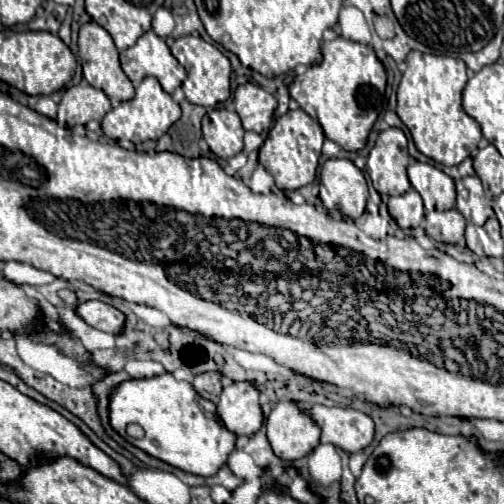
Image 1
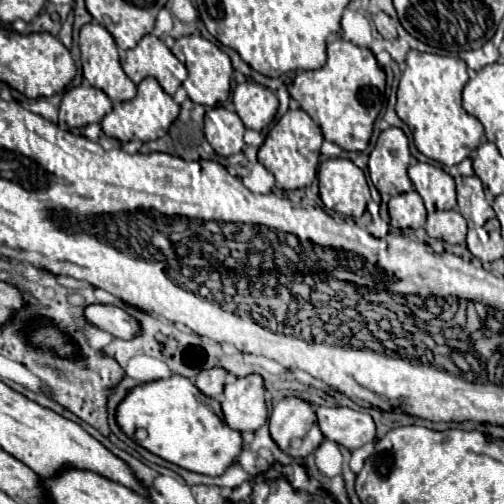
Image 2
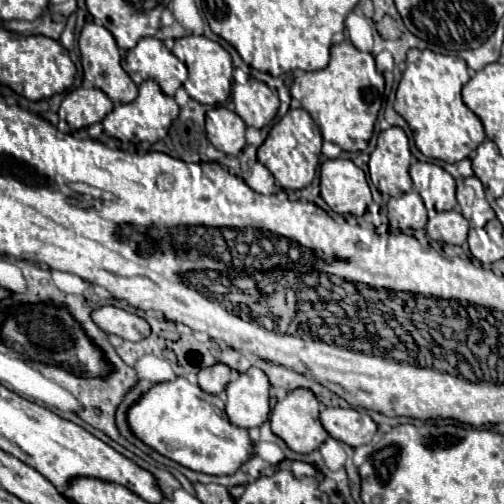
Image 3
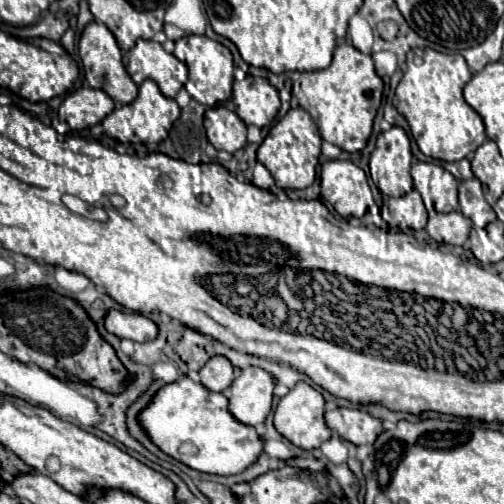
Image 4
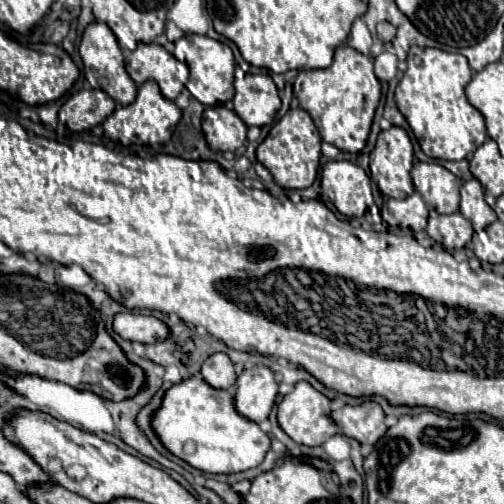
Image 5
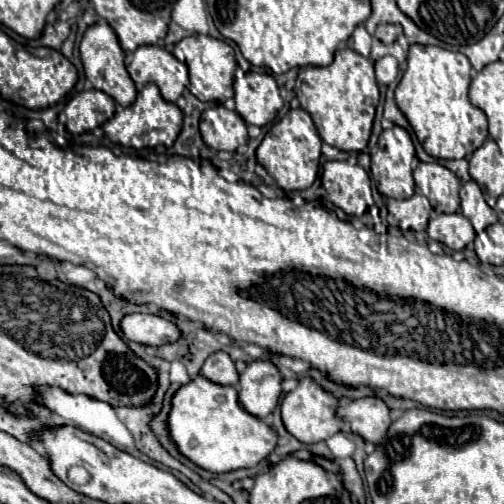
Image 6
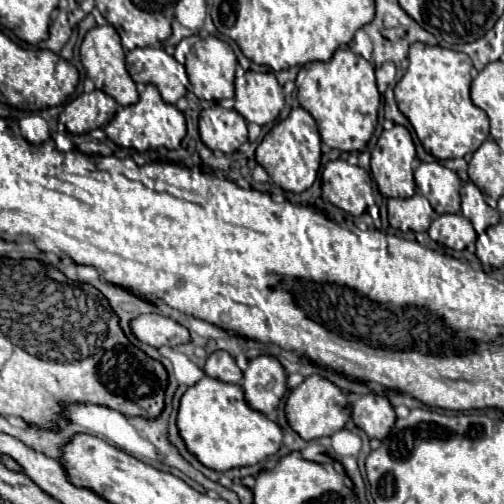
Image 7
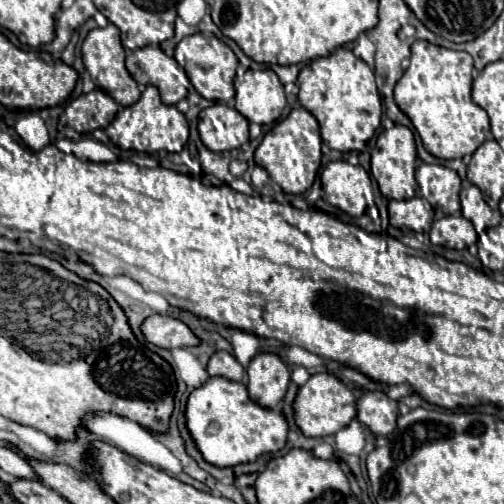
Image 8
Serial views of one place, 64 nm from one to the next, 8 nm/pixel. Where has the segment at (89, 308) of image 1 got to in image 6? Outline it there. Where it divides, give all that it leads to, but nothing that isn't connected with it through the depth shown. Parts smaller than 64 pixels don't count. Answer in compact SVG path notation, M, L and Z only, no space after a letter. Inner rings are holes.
M128 314L122 318L122 330L128 340L154 348L176 342L182 336L174 322L158 314Z

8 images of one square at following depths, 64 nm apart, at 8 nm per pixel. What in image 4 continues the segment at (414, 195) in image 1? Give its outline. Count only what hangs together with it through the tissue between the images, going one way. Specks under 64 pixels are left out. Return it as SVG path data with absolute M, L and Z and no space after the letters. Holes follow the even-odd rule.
M416 190L402 198L389 198L387 203L390 214L384 214L382 217L390 227L400 230L422 230L426 226L428 214Z

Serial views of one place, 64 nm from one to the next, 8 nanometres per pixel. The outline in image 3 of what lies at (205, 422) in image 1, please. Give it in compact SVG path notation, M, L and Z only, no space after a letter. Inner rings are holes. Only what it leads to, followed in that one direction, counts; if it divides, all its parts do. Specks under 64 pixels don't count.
M178 376L172 382L160 382L150 392L146 392L128 410L128 422L130 422L132 432L140 440L144 440L150 448L154 448L162 456L166 456L166 458L170 458L170 460L174 460L174 462L190 468L190 470L204 472L204 474L214 474L214 476L234 474L246 460L252 458L252 452L254 452L254 442L250 440L248 430L238 428L228 420L228 416L224 412L222 398L204 392L198 384L192 384L182 376Z

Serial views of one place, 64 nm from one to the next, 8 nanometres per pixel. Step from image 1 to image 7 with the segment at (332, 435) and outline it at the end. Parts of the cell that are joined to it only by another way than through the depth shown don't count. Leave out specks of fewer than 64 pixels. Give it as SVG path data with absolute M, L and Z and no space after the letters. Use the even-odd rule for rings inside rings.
M366 394L352 402L352 420L358 428L362 428L370 438L384 440L396 422L394 408L386 396Z

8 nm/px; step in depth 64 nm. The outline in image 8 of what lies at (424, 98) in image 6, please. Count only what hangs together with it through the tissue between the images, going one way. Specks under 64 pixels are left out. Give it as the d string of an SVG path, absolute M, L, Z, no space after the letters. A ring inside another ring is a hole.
M416 40L412 44L410 66L394 86L398 108L412 120L424 148L436 158L464 158L472 154L490 132L488 114L470 98L472 70L472 56L468 52L456 52L426 40Z

